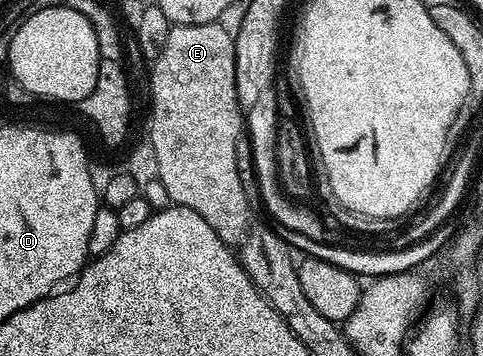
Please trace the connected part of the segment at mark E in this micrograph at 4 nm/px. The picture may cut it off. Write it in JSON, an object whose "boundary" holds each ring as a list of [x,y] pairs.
{"boundary":[[[214,22],[211,24],[178,24],[170,27],[167,34],[167,46],[163,46],[163,54],[159,54],[159,58],[152,61],[151,64],[153,73],[149,76],[149,96],[153,99],[153,109],[149,112],[147,142],[155,150],[157,179],[163,182],[170,201],[178,208],[195,210],[195,214],[199,214],[199,218],[203,218],[203,222],[207,222],[207,226],[211,226],[211,230],[215,230],[215,234],[223,243],[240,246],[245,243],[245,238],[251,231],[251,225],[249,225],[251,205],[246,195],[243,194],[243,185],[239,180],[239,171],[236,166],[236,143],[243,137],[243,113],[241,103],[237,101],[237,87],[235,86],[235,46],[233,45],[235,36],[230,29],[228,32],[223,25],[224,23]]]}

